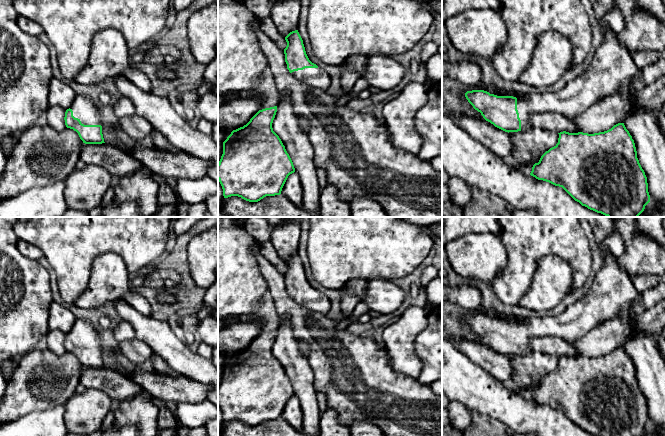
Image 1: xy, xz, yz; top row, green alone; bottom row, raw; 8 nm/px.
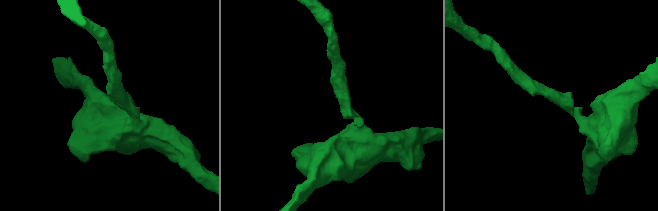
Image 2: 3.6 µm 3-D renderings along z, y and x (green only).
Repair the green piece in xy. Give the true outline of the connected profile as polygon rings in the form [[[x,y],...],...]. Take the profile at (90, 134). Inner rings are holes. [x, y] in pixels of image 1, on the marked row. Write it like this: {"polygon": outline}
{"polygon": [[[76,95],[65,112],[65,125],[76,131],[85,144],[102,144],[102,120],[95,102],[88,95]]]}

